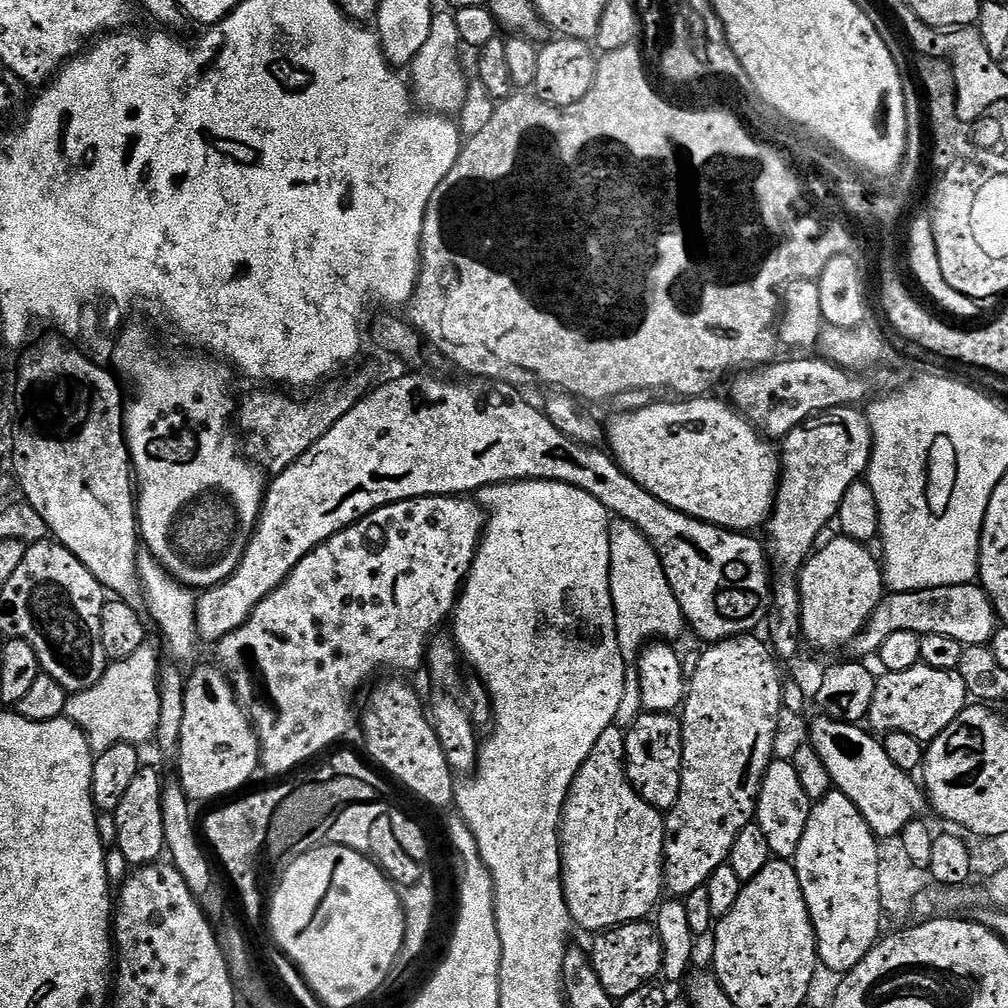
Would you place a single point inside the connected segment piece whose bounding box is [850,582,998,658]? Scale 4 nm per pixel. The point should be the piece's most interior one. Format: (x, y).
(965, 613)

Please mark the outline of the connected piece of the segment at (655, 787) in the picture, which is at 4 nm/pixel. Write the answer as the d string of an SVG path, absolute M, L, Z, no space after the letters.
M644 712L627 729L624 738L624 763L628 781L647 804L662 814L678 802L682 786L682 730L680 720L666 712Z

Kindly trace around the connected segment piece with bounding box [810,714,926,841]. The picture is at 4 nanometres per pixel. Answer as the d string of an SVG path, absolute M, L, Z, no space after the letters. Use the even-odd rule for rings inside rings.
M823 714L817 717L810 724L811 746L818 750L818 758L822 758L826 770L830 770L835 791L846 794L846 798L858 806L875 836L881 841L898 836L911 820L925 815L926 796L921 785L917 781L915 784L909 773L898 770L898 766L890 762L883 743L871 731L863 732L859 723L845 724Z

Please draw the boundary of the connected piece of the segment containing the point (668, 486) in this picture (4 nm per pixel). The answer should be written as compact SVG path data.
M688 398L683 402L676 402L680 404L661 404L661 402L655 402L637 412L613 415L611 417L612 421L607 421L606 424L606 444L609 444L607 447L610 449L610 455L627 476L634 478L634 482L638 482L638 486L642 486L650 494L654 494L654 498L666 502L666 506L670 506L674 510L684 512L686 515L698 518L707 524L716 524L719 528L731 528L733 532L748 534L756 530L752 528L763 529L772 515L772 507L776 505L776 490L780 486L781 466L777 449L772 449L771 446L773 445L731 403L726 402L726 404L723 404L720 400L708 399L712 398Z

